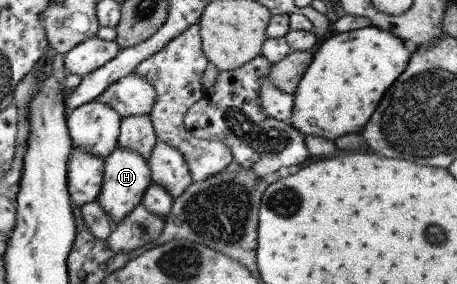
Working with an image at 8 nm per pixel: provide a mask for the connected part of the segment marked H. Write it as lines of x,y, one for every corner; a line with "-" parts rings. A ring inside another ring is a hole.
119,147
105,159
105,184
102,185
97,201
110,216
112,232
120,221
141,204
143,195
151,184
149,161
141,152

